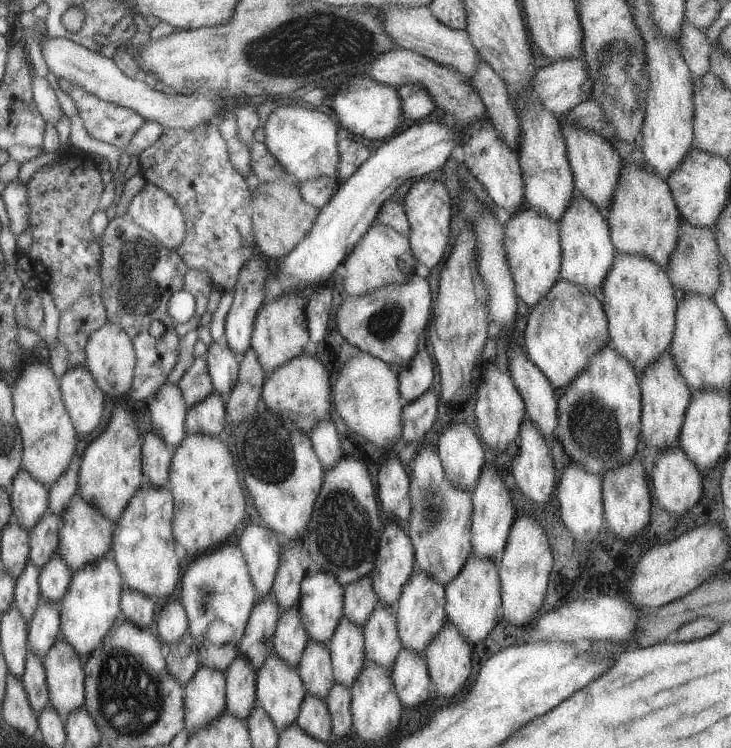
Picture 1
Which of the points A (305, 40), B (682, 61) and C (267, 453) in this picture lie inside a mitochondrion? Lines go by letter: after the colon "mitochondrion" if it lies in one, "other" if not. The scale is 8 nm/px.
A: mitochondrion
B: other
C: mitochondrion

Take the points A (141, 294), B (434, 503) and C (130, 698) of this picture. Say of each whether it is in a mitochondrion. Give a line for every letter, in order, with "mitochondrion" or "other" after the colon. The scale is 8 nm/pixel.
A: mitochondrion
B: mitochondrion
C: mitochondrion

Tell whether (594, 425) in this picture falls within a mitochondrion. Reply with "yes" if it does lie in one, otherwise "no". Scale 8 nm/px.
yes

